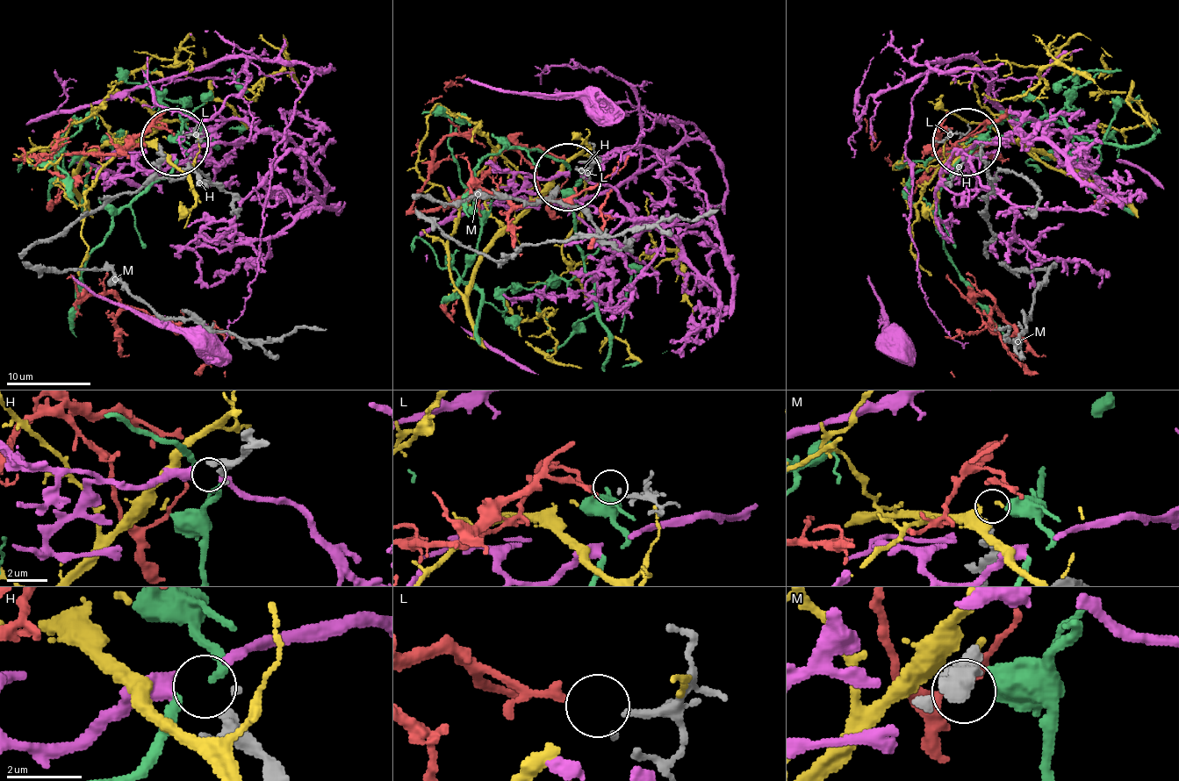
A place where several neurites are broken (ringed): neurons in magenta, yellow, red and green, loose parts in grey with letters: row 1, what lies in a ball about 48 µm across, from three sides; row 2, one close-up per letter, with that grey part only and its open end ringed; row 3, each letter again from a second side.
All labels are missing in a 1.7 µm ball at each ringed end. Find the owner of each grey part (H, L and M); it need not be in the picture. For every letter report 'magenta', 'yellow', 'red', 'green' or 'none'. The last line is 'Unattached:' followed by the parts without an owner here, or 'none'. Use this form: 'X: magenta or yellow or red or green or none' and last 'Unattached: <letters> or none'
H: none
L: red
M: none
Unattached: H, M

